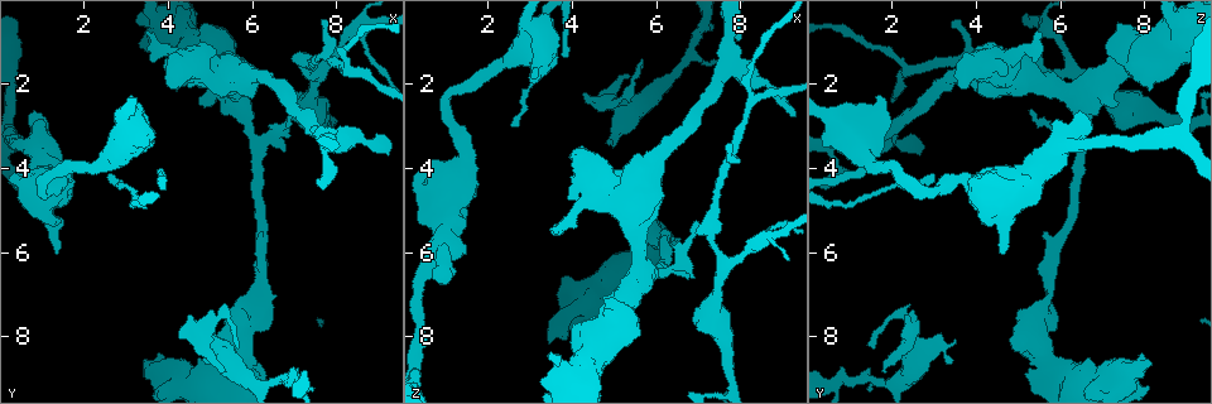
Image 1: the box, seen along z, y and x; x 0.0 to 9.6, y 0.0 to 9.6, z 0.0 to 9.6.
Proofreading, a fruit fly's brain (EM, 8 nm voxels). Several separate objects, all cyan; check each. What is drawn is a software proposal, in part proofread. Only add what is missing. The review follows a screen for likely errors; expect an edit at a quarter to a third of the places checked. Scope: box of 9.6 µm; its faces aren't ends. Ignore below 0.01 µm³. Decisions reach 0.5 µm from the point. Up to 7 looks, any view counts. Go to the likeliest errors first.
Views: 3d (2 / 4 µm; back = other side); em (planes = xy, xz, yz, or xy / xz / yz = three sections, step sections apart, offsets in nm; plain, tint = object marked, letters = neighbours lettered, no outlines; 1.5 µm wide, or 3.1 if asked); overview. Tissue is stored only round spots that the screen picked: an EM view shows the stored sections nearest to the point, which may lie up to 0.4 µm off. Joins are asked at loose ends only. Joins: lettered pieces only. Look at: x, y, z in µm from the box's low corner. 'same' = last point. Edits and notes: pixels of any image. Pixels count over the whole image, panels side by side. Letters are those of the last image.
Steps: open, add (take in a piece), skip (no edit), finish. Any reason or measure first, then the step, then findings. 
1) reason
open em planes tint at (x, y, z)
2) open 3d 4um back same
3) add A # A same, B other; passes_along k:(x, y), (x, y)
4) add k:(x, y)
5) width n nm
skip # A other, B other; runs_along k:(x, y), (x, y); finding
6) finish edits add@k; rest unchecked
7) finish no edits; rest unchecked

thick end
open 3d 4um at (3.45, 8.60, 8.10)

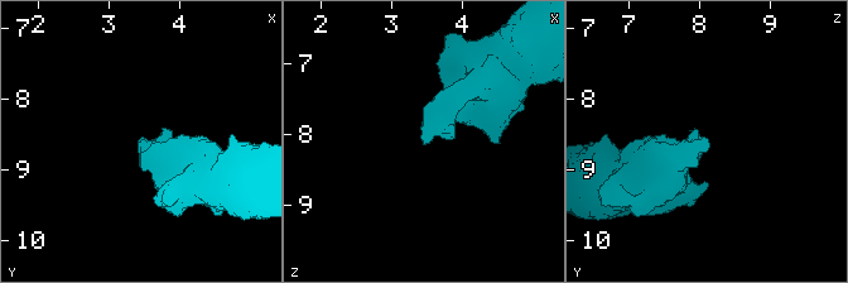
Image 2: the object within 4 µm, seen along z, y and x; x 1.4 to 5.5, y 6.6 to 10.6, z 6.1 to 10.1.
now the EM
open em planes letters at (3.40, 8.65, 8.15)

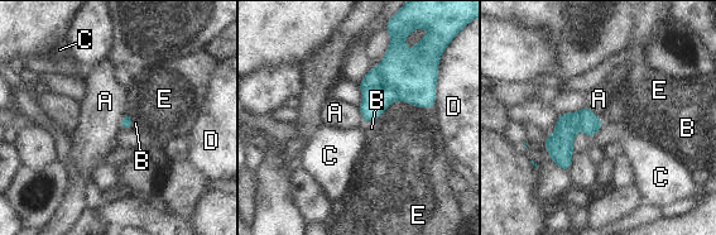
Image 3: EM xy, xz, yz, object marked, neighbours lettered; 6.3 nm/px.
longest_contact E 340 nm
skip # A other, B other, C other, D other, E other; no lettered piece goes on from it

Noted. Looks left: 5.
branch stops here
open 3d 4um back at (5.35, 8.85, 1.85)

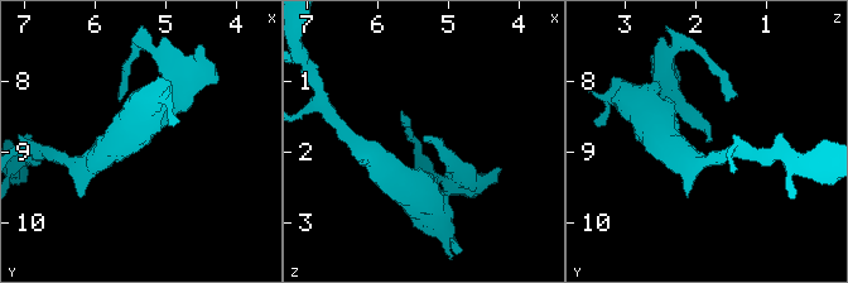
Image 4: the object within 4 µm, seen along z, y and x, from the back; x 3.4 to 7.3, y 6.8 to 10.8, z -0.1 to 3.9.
shape alone is not enough
open em planes letters at (5.35, 8.85, 1.80)

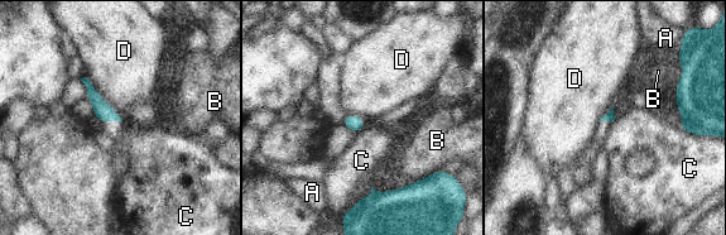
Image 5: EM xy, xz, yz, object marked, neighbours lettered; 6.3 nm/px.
longest_contact D 380 nm
skip # A other, B other, C other, D other; none of them fits

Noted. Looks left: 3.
an open end
open 3d 4um at (6.95, 2.60, 5.30)

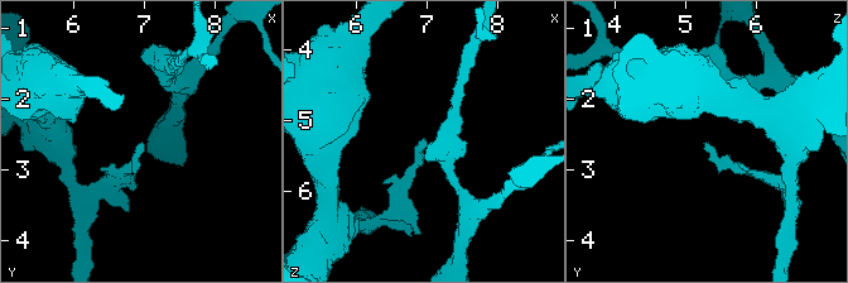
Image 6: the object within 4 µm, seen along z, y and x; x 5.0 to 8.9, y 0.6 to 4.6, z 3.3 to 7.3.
shape alone is not enough
open em yz step 8 tint at (7.00, 2.65, 5.25)

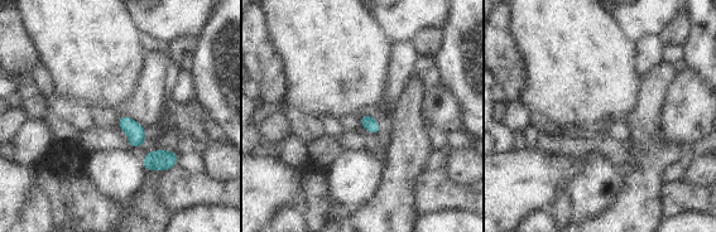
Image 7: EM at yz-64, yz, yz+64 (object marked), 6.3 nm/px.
see the neighbours
open em yz step 8 letters same

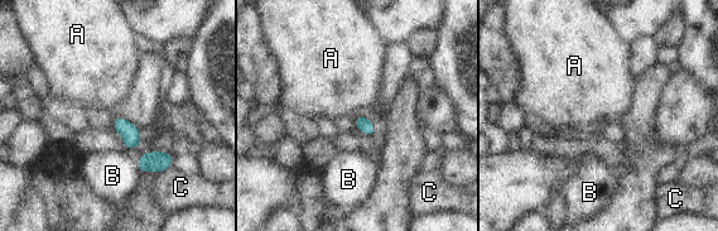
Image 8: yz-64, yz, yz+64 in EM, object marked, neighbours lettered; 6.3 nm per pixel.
skip # A other, B other, C other; border 8:(365, 114), (357, 115), (353, 119); no lettered piece goes on from it

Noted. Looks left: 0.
finish no edits; rest unchecked

